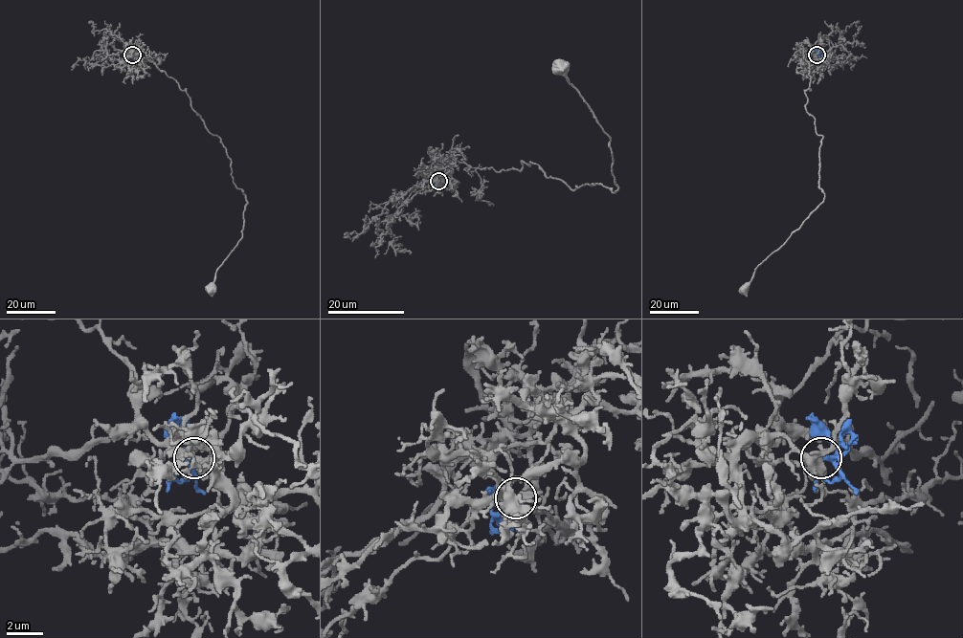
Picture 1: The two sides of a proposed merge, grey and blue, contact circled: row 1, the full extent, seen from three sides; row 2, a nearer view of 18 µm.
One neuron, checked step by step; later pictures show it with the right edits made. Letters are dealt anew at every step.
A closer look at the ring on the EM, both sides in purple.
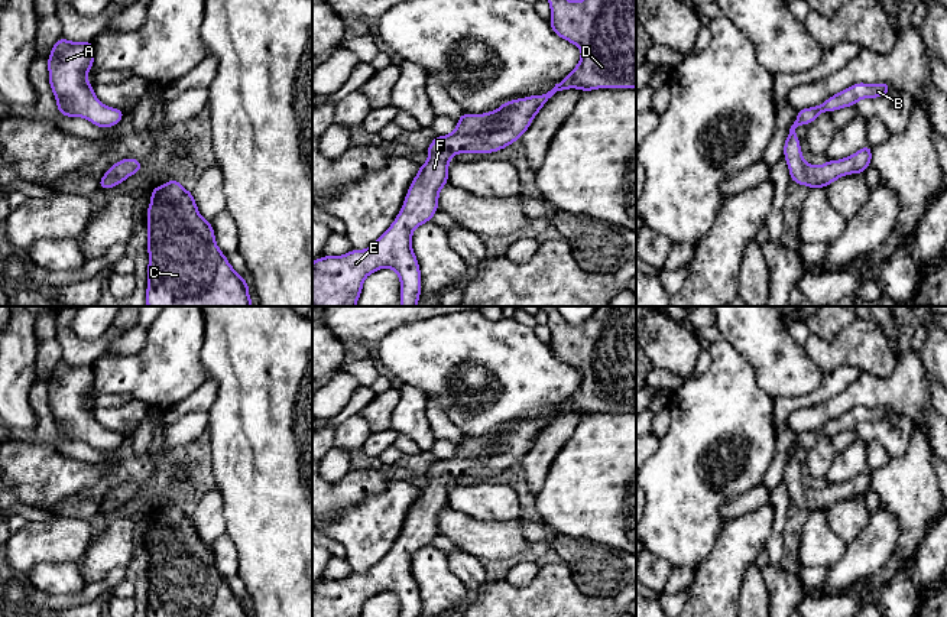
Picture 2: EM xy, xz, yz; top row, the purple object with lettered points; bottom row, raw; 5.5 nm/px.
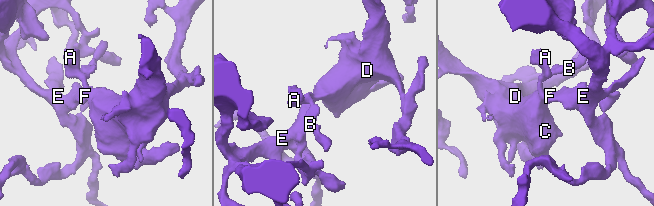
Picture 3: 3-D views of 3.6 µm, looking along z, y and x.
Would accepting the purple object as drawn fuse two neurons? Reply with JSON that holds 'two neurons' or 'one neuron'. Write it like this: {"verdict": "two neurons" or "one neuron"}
{"verdict": "one neuron"}

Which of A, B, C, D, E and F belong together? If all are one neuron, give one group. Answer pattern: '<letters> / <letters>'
A B C D E F

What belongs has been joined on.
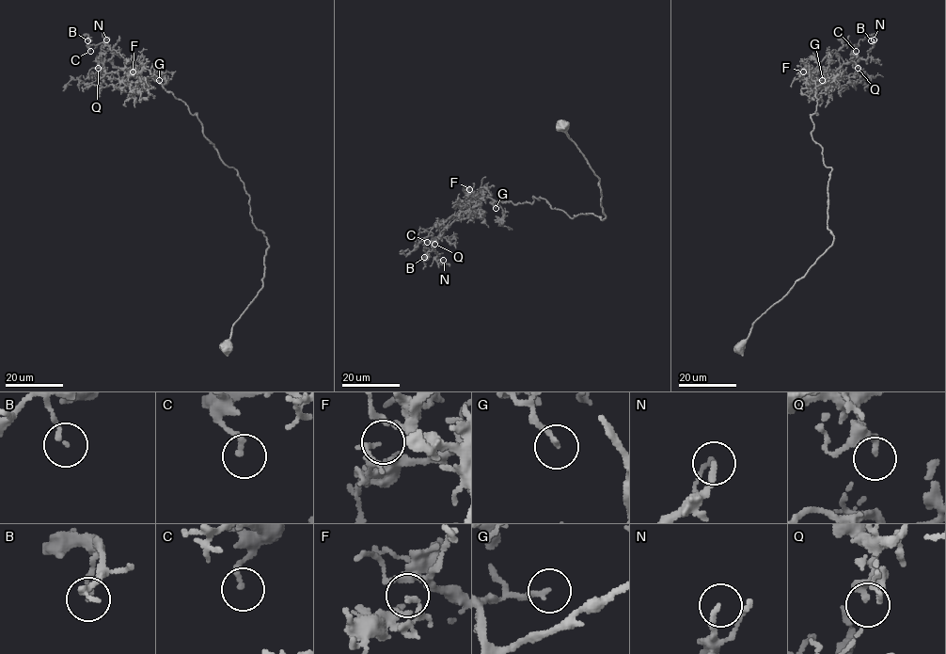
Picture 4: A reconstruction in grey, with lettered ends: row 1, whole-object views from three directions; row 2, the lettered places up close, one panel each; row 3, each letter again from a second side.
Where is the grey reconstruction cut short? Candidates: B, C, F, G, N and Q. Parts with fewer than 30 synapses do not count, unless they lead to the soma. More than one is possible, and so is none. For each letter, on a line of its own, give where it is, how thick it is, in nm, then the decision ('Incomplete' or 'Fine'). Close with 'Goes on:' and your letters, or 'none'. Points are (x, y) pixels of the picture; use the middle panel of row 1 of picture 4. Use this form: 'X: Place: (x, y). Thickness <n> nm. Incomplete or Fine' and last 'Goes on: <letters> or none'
B: Place: (424, 257). Thickness 150 nm. Fine
C: Place: (427, 242). Thickness 180 nm. Fine
F: Place: (469, 189). Thickness 170 nm. Fine
G: Place: (496, 208). Thickness 180 nm. Incomplete
N: Place: (443, 260). Thickness 160 nm. Fine
Q: Place: (434, 244). Thickness 320 nm. Fine
Goes on: G

